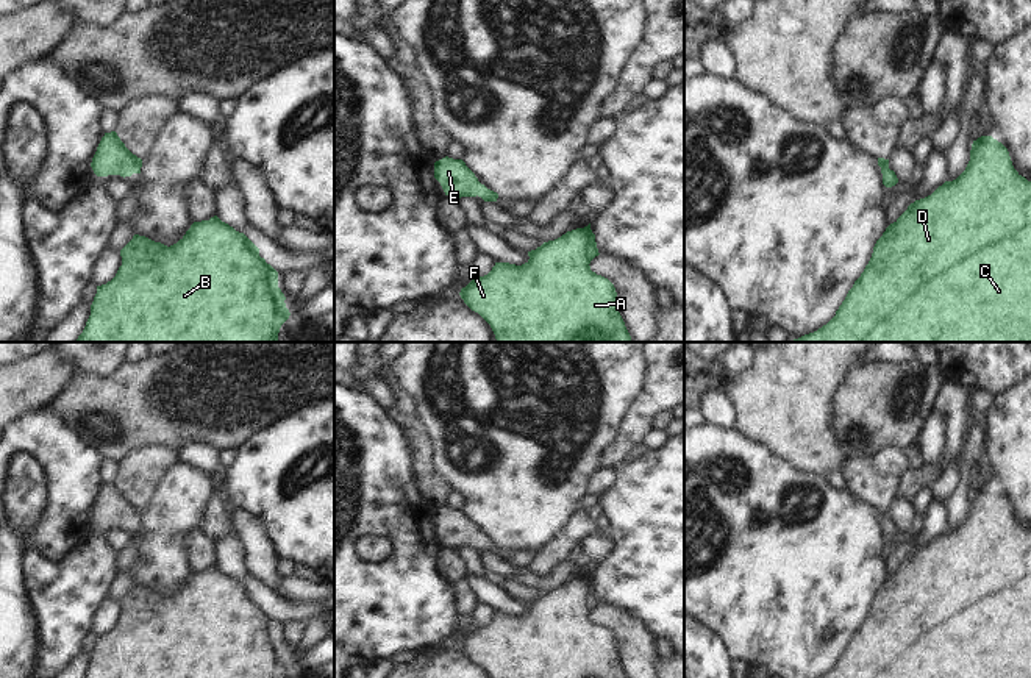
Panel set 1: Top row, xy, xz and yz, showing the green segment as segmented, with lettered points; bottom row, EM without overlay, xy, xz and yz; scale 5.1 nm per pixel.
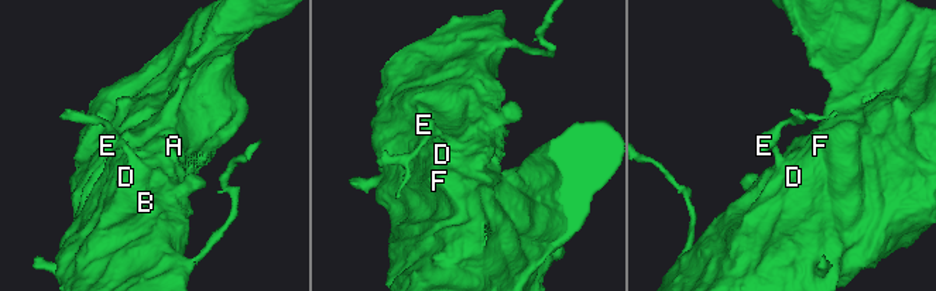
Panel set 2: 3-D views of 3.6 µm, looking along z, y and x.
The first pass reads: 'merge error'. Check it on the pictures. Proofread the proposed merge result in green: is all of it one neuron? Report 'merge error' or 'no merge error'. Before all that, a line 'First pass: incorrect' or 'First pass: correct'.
First pass: incorrect
no merge error

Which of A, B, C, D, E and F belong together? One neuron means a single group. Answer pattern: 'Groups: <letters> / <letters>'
Groups: A B C D E F.

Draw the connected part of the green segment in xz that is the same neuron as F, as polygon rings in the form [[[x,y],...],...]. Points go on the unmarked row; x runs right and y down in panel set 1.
[[[589,573],[528,601],[530,609],[522,616],[495,612],[487,625],[475,626],[461,639],[459,645],[491,678],[626,678],[619,662],[619,647],[614,634],[590,620],[589,614],[598,605],[595,584]]]

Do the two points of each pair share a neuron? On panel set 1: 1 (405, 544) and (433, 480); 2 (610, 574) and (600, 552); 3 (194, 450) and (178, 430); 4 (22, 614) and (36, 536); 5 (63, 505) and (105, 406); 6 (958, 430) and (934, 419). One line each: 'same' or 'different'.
1: different
2: different
3: different
4: same
5: different
6: different

